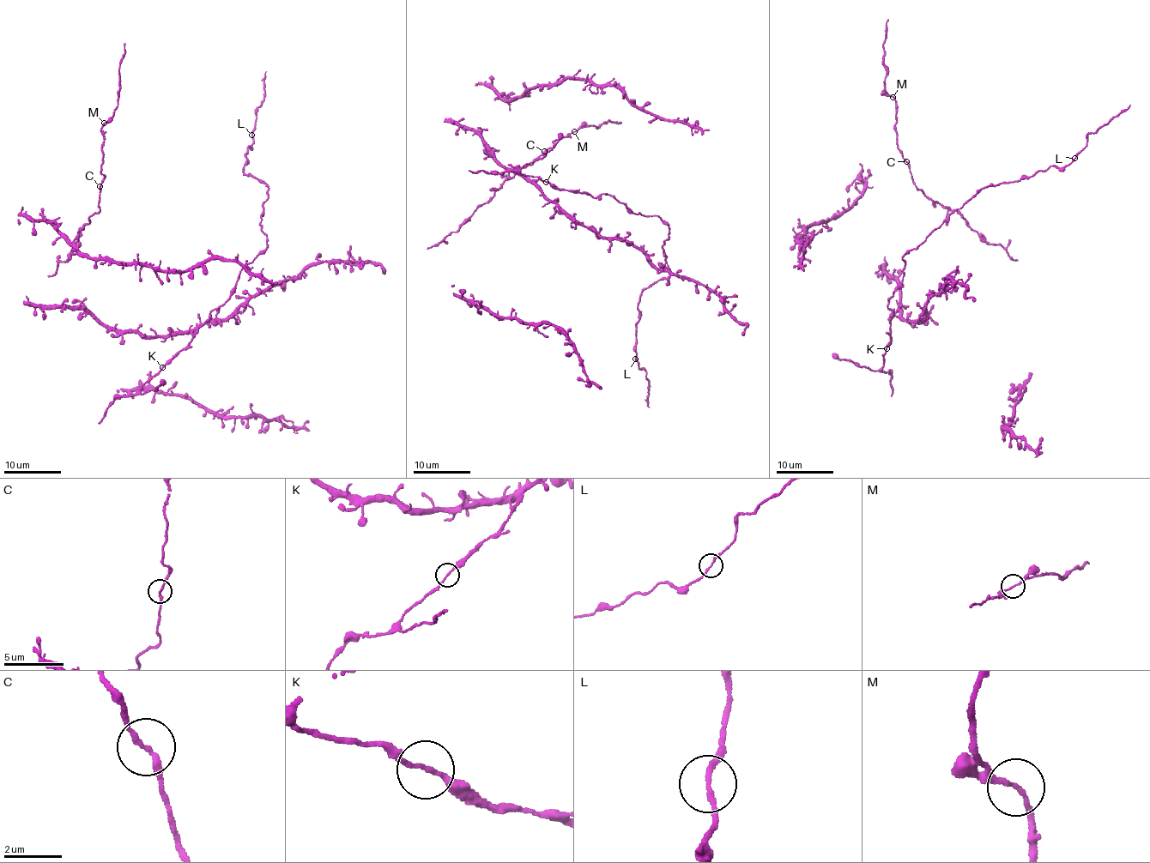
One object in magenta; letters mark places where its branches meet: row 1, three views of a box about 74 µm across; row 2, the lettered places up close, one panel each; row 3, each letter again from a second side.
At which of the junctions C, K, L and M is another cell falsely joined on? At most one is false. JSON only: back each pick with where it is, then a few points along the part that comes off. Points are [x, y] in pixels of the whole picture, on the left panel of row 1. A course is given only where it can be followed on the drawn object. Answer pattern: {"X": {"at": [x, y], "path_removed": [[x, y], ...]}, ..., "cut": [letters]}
{"cut": []}

